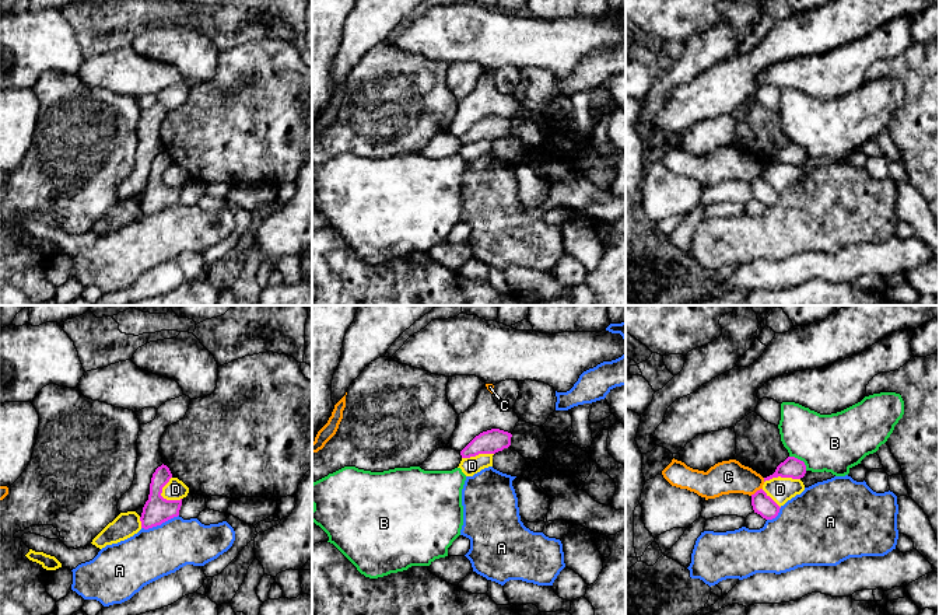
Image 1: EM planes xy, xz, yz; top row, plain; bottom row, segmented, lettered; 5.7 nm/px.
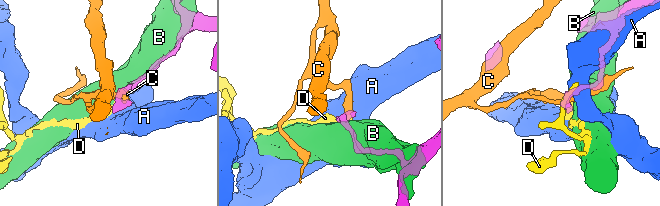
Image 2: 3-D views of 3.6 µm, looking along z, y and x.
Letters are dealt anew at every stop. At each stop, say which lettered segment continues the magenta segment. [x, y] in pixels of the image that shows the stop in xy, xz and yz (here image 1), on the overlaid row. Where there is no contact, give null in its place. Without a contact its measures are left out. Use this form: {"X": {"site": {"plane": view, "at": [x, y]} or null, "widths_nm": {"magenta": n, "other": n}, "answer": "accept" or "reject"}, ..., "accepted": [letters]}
{"A": {"site": {"plane": "xy", "at": [160, 524]}, "widths_nm": {"magenta": 160, "other": 300}, "answer": "reject"}, "B": {"site": {"plane": "yz", "at": [799, 460]}, "widths_nm": {"magenta": 120, "other": 340}, "answer": "reject"}, "C": {"site": {"plane": "yz", "at": [757, 491]}, "widths_nm": {"magenta": 120, "other": 190}, "answer": "reject"}, "D": {"site": {"plane": "xy", "at": [160, 495]}, "widths_nm": {"magenta": 160, "other": 120}, "answer": "reject"}, "accepted": []}

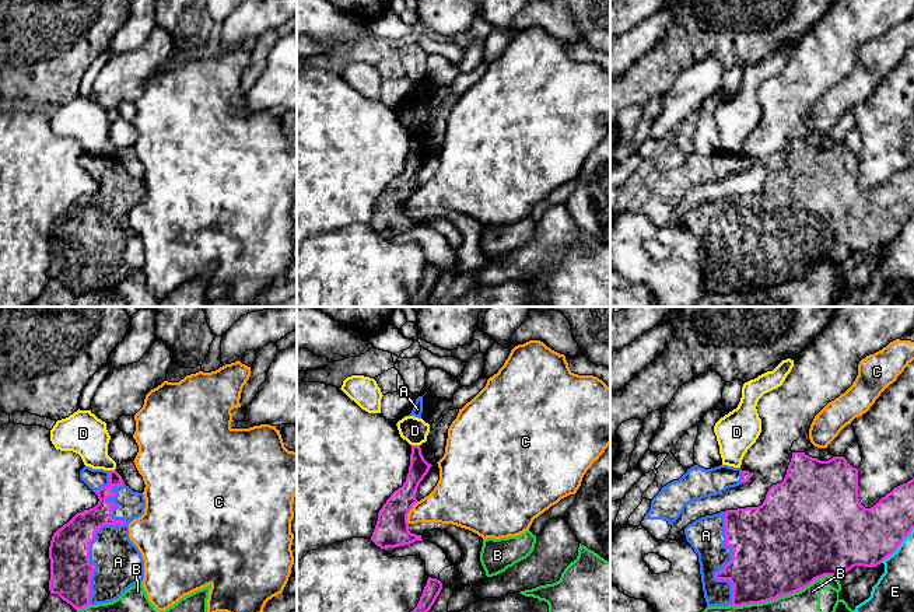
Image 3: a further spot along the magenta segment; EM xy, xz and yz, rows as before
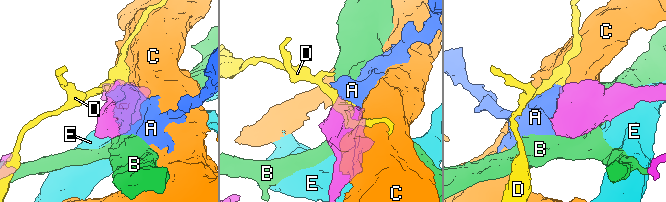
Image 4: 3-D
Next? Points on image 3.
{"A": {"site": {"plane": "xy", "at": [107, 524]}, "widths_nm": {"magenta": 220, "other": 280}, "answer": "accept"}, "B": {"site": {"plane": "yz", "at": [784, 594]}, "widths_nm": {"magenta": 500, "other": 140}, "answer": "reject"}, "C": {"site": {"plane": "xz", "at": [408, 513]}, "widths_nm": {"magenta": 190, "other": 240}, "answer": "reject"}, "D": {"site": {"plane": "xz", "at": [416, 446]}, "widths_nm": {"magenta": 110, "other": 150}, "answer": "reject"}, "E": {"site": {"plane": "yz", "at": [899, 545]}, "widths_nm": {"magenta": 340, "other": 220}, "answer": "reject"}, "accepted": ["A"]}

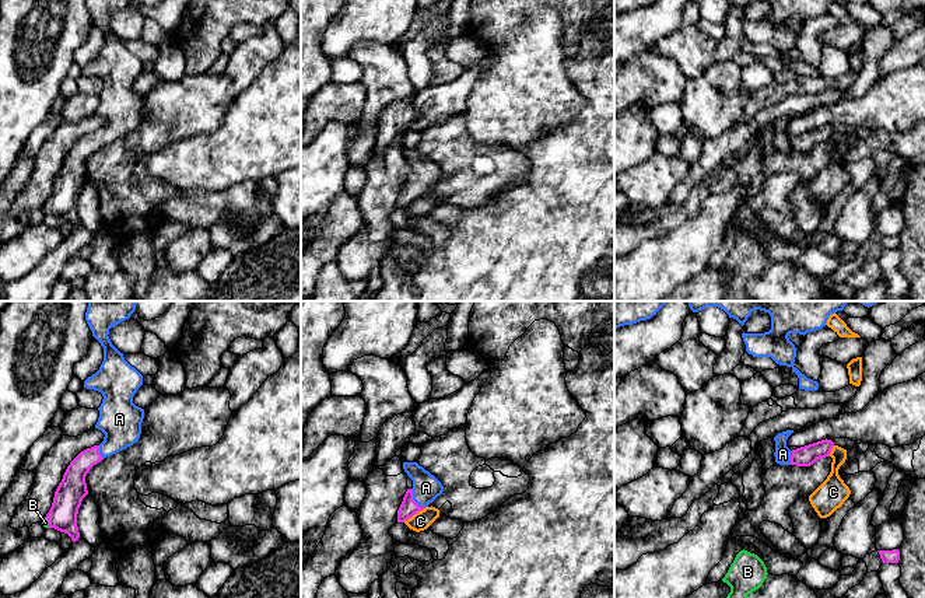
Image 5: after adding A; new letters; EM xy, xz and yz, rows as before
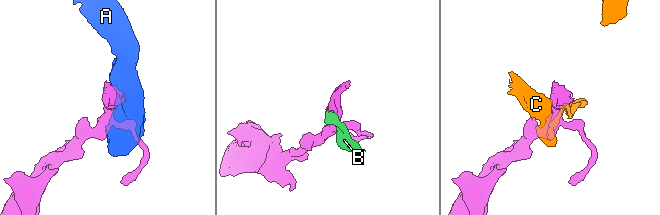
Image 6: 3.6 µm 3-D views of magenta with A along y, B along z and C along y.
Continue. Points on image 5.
{"A": {"site": {"plane": "xz", "at": [413, 500]}, "widths_nm": {"magenta": 100, "other": 160}, "answer": "accept"}, "B": {"site": {"plane": "xy", "at": [49, 523]}, "widths_nm": {"magenta": 160, "other": 40}, "answer": "accept"}, "C": {"site": {"plane": "xz", "at": [414, 513]}, "widths_nm": {"magenta": 100, "other": 110}, "answer": "reject"}, "accepted": ["A", "B"]}

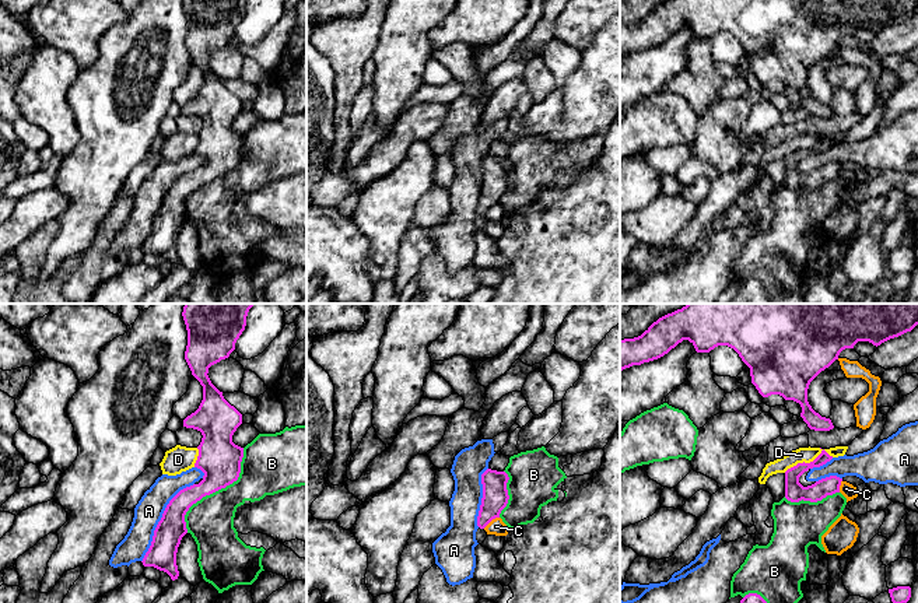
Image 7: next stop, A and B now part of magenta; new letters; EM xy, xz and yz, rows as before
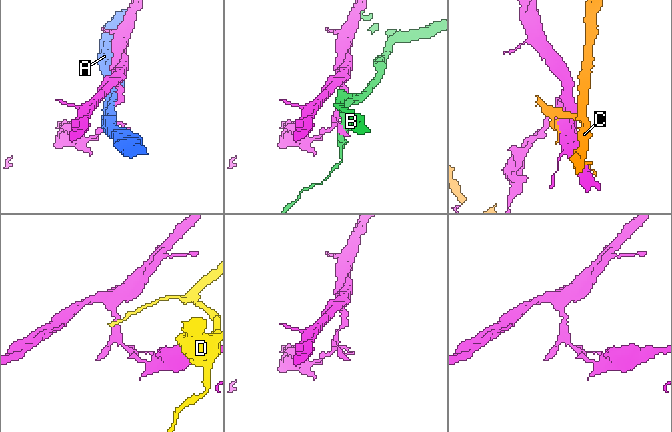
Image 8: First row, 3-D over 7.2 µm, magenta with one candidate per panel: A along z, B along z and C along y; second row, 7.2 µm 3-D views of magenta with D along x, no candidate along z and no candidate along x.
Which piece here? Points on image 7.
{"A": {"site": {"plane": "xy", "at": [161, 519]}, "widths_nm": {"magenta": 160, "other": 160}, "answer": "reject"}, "B": {"site": {"plane": "xy", "at": [216, 490]}, "widths_nm": {"magenta": 240, "other": 280}, "answer": "reject"}, "C": {"site": {"plane": "xz", "at": [490, 521]}, "widths_nm": {"magenta": 150, "other": 90}, "answer": "reject"}, "D": {"site": {"plane": "yz", "at": [808, 463]}, "widths_nm": {"magenta": 110, "other": 90}, "answer": "reject"}, "accepted": []}

